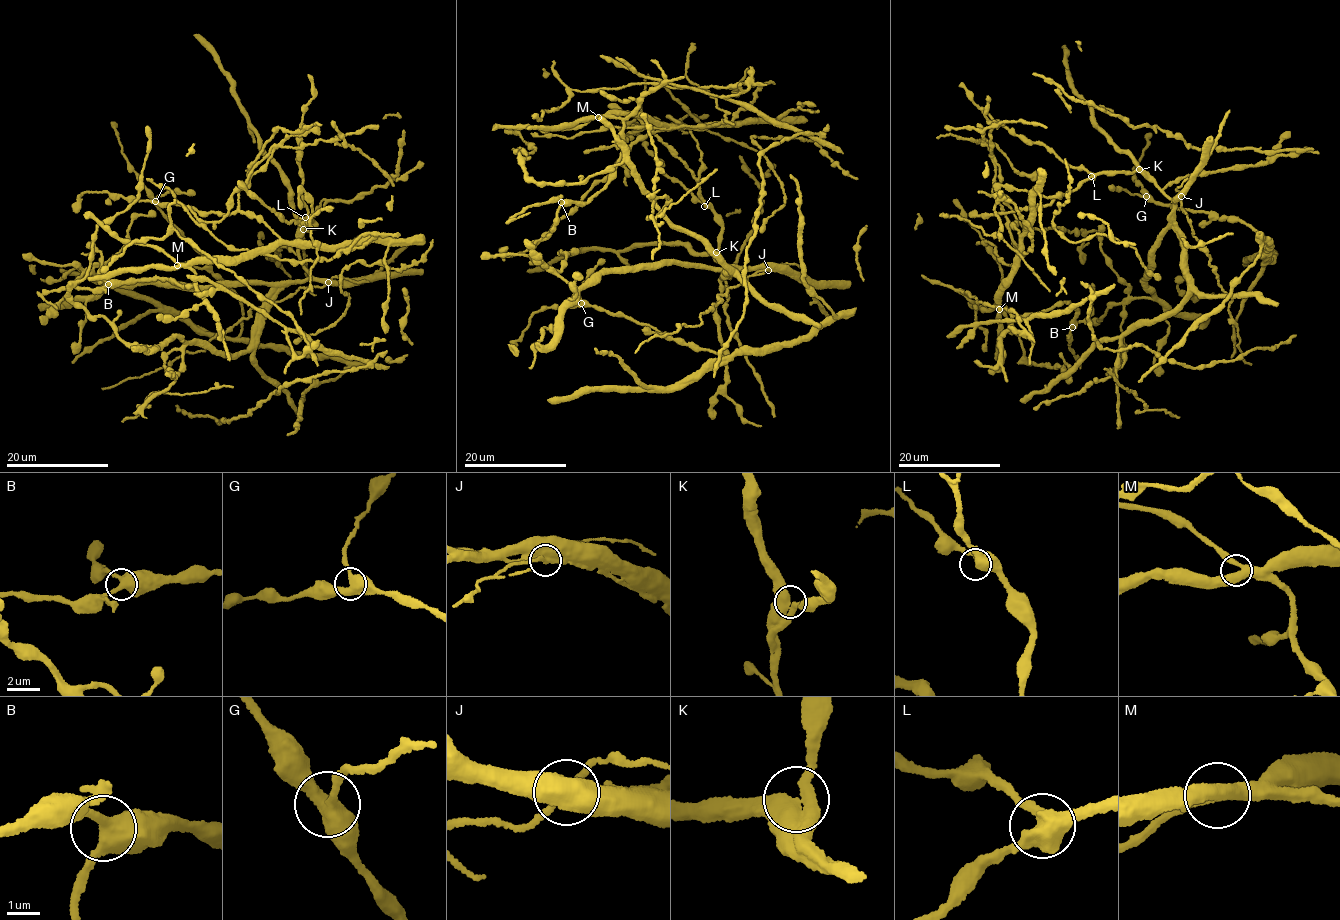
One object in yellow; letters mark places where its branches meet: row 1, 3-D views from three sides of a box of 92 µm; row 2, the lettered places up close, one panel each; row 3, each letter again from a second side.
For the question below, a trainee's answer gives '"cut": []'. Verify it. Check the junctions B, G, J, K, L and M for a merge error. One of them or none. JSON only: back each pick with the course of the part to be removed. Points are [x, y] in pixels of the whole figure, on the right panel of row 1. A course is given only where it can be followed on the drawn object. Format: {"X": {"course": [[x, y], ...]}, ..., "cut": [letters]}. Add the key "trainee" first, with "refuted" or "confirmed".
{"trainee": "refuted", "cut": ["J"]}

